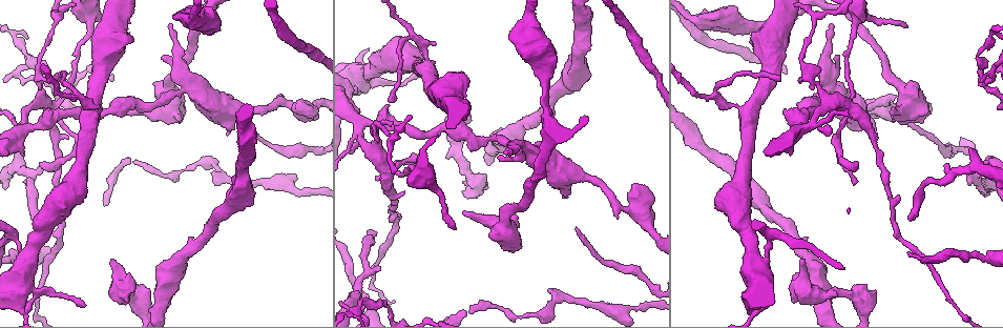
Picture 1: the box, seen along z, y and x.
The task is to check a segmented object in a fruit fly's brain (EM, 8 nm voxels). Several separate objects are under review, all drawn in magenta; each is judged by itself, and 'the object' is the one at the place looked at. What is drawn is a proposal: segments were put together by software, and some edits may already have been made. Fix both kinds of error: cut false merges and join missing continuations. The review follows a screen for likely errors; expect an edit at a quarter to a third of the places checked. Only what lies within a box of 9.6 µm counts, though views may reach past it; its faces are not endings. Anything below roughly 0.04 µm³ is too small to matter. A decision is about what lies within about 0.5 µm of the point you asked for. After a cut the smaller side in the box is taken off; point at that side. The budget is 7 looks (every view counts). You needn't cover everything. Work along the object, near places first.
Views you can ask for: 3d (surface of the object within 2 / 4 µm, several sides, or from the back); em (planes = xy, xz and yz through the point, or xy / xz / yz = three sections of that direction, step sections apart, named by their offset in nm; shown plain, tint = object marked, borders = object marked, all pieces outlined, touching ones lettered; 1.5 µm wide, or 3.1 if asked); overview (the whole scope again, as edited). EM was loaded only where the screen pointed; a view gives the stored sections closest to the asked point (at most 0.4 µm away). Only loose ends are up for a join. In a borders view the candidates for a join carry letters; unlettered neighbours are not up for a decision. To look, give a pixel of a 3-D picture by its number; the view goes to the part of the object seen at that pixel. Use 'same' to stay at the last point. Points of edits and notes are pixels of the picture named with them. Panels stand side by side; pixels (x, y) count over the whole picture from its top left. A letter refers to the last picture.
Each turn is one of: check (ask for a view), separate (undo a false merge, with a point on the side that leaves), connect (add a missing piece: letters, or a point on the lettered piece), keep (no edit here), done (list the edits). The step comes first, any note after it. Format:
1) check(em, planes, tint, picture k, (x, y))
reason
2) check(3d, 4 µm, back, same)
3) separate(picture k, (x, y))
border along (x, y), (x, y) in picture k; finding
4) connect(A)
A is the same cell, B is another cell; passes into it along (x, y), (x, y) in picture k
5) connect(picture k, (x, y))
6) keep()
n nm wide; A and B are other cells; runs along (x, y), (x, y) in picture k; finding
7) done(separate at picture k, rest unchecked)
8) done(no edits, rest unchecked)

check(3d, 2 µm, picture 1, (371, 311))
thick turns thin

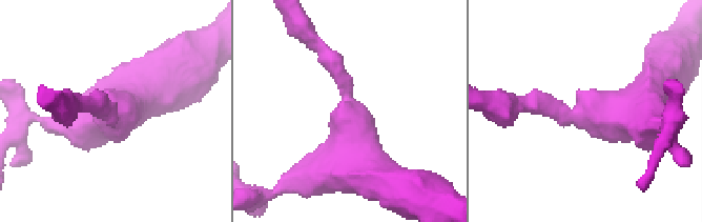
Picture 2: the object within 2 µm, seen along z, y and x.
check(em, yz, step 4, tint, picture 2, (347, 106))
need the tissue

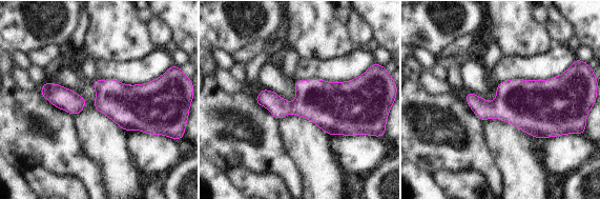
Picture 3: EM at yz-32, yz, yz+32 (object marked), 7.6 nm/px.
check(em, planes, borders, same)
another direction

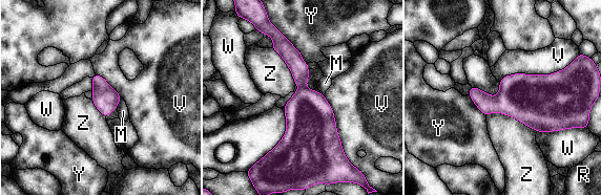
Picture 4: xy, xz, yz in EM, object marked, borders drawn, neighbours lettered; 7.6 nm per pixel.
keep()
M, R, V, W, Y and Z are other cells; border along (485, 115), (498, 111), (536, 132) in picture 4; continuous, no second neuron

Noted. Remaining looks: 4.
check(em, xy, step 4, borders, picture 1, (356, 292))
an open end

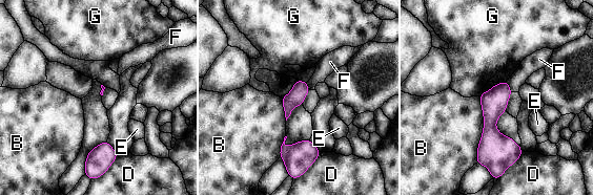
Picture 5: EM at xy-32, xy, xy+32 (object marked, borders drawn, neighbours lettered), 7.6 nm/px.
check(em, planes, borders, same)

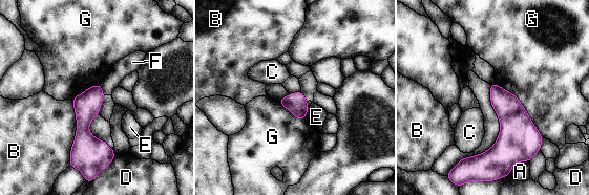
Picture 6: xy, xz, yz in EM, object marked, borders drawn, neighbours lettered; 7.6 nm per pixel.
keep()
G touches over 550 nm; A, B, C, D, E, F and G are other cells; runs along (97, 87), (83, 120), (88, 161) in picture 6; no lettered piece goes on from it

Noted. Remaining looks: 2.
done(no edits, rest unchecked)

